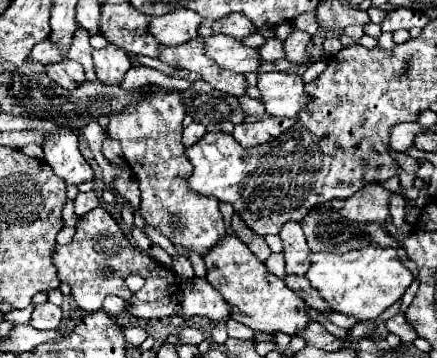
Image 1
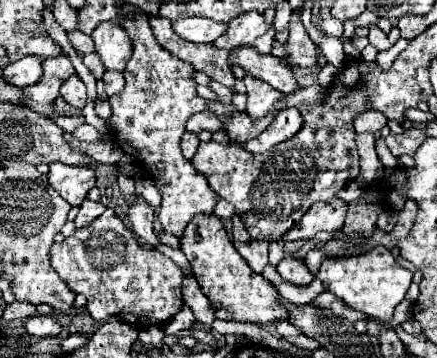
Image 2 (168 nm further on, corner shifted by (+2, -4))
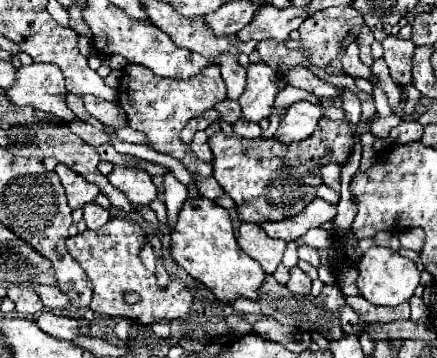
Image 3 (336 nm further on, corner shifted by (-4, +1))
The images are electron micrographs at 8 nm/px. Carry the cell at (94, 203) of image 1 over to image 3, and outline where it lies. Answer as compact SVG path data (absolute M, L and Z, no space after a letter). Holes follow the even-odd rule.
M96 203L84 205L84 221L88 225L88 229L100 229L102 225L106 225L110 221L110 213L106 209L102 209Z

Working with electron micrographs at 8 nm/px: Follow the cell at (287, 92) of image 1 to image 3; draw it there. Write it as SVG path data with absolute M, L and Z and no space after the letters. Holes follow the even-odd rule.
M264 61L250 63L244 93L238 99L242 107L242 119L260 121L264 117L270 117L276 95L276 73Z

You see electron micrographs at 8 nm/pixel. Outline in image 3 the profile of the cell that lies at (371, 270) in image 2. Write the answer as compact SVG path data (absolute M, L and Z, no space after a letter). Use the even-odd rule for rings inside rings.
M370 247L362 259L358 261L358 289L362 291L362 297L370 301L372 305L390 305L396 307L400 303L406 303L412 295L414 289L420 283L420 271L414 265L414 261L402 257L400 253L388 249L388 247Z

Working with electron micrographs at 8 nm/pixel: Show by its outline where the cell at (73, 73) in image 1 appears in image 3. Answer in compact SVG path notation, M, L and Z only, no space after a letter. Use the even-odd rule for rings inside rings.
M84 95L82 99L86 105L86 111L92 117L96 117L102 125L112 127L112 129L120 129L120 127L128 125L128 117L126 117L124 109L120 109L118 103L110 103L110 101L92 97L92 95Z

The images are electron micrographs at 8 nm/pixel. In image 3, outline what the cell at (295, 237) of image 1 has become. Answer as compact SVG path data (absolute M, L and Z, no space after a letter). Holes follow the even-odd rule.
M290 269L290 281L286 283L286 287L294 295L310 295L310 285L312 285L312 281L302 269Z

